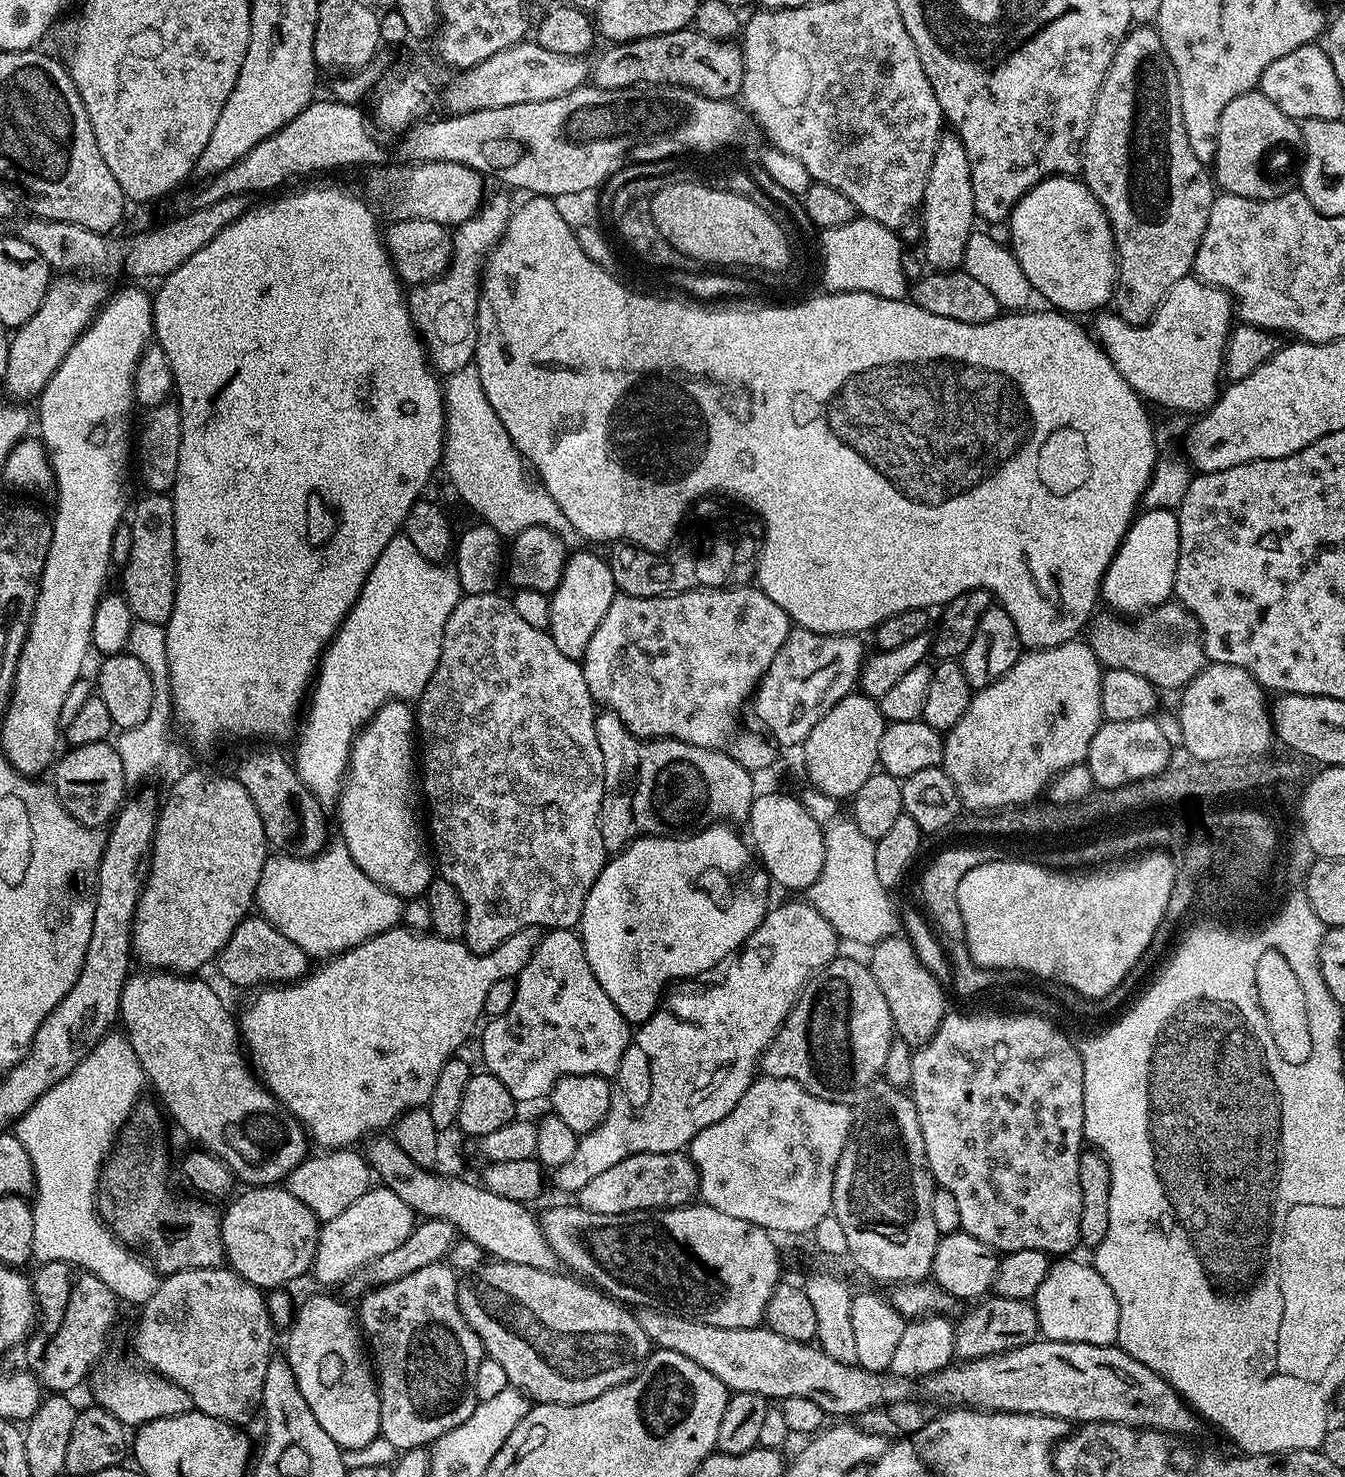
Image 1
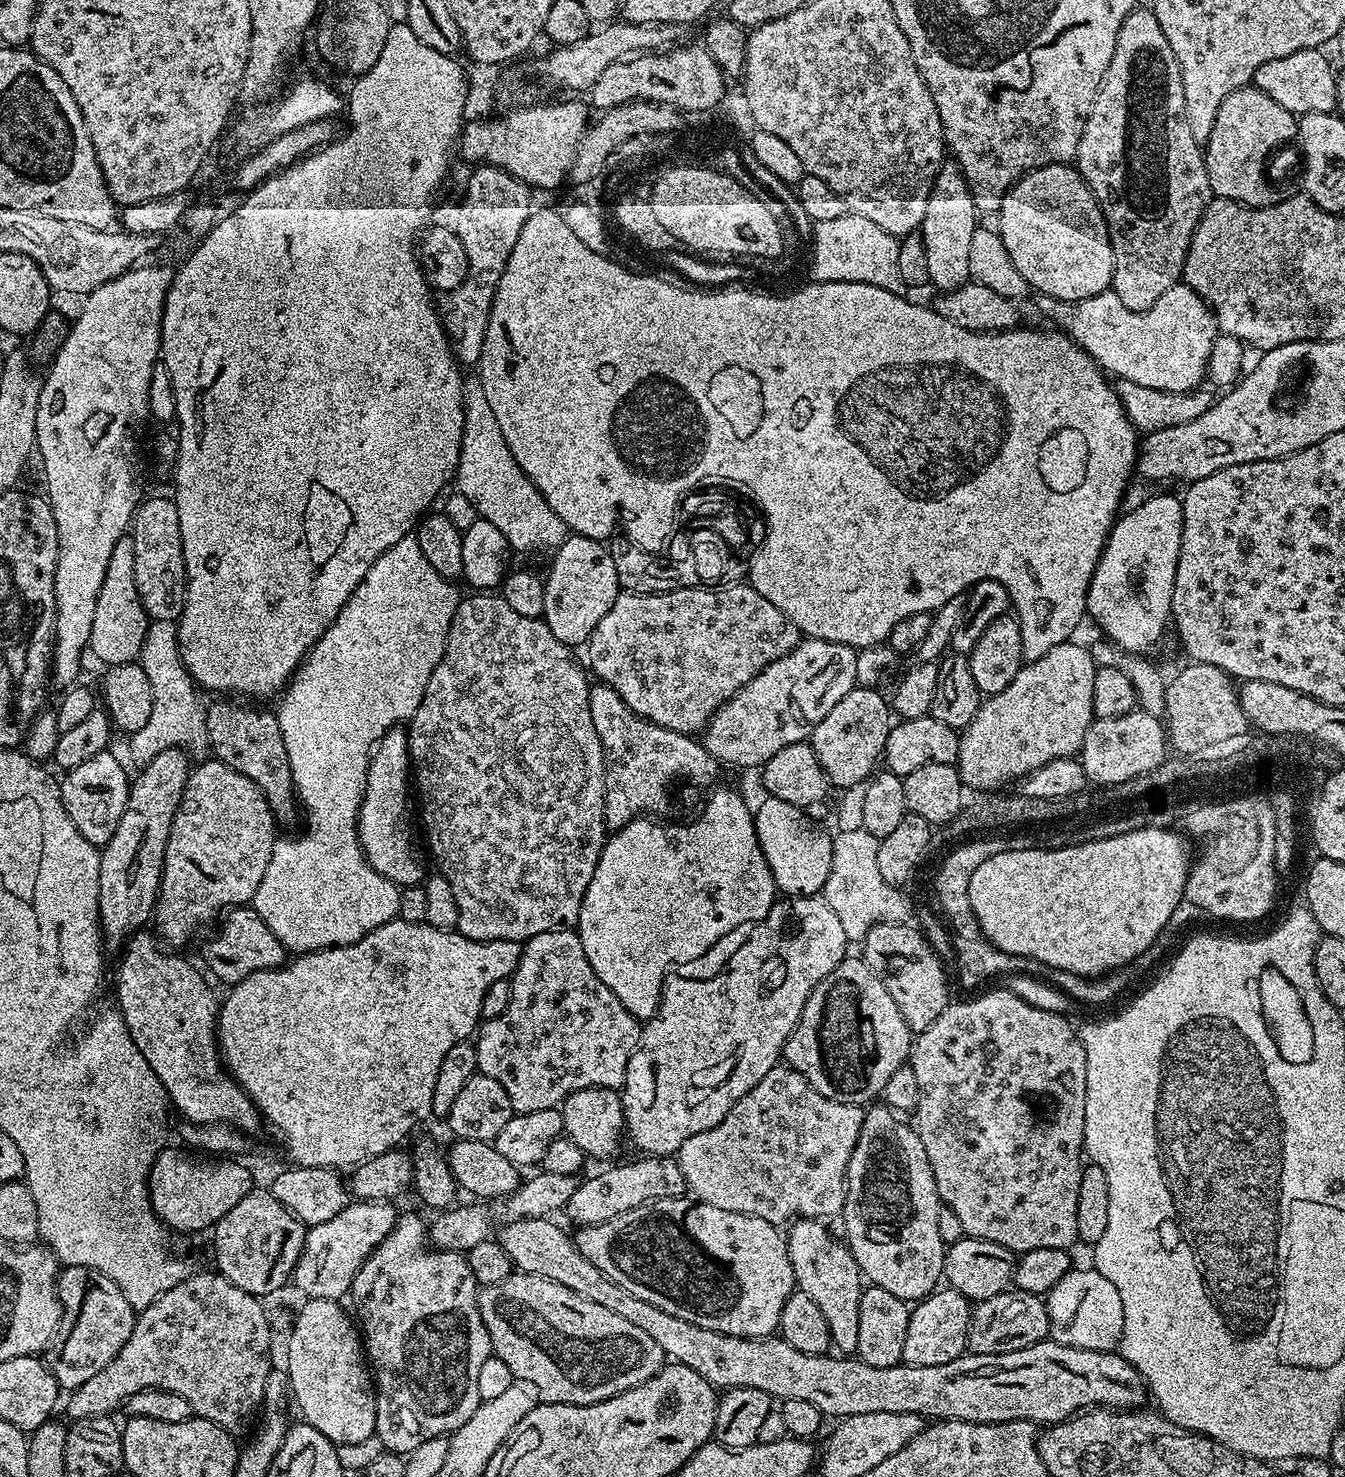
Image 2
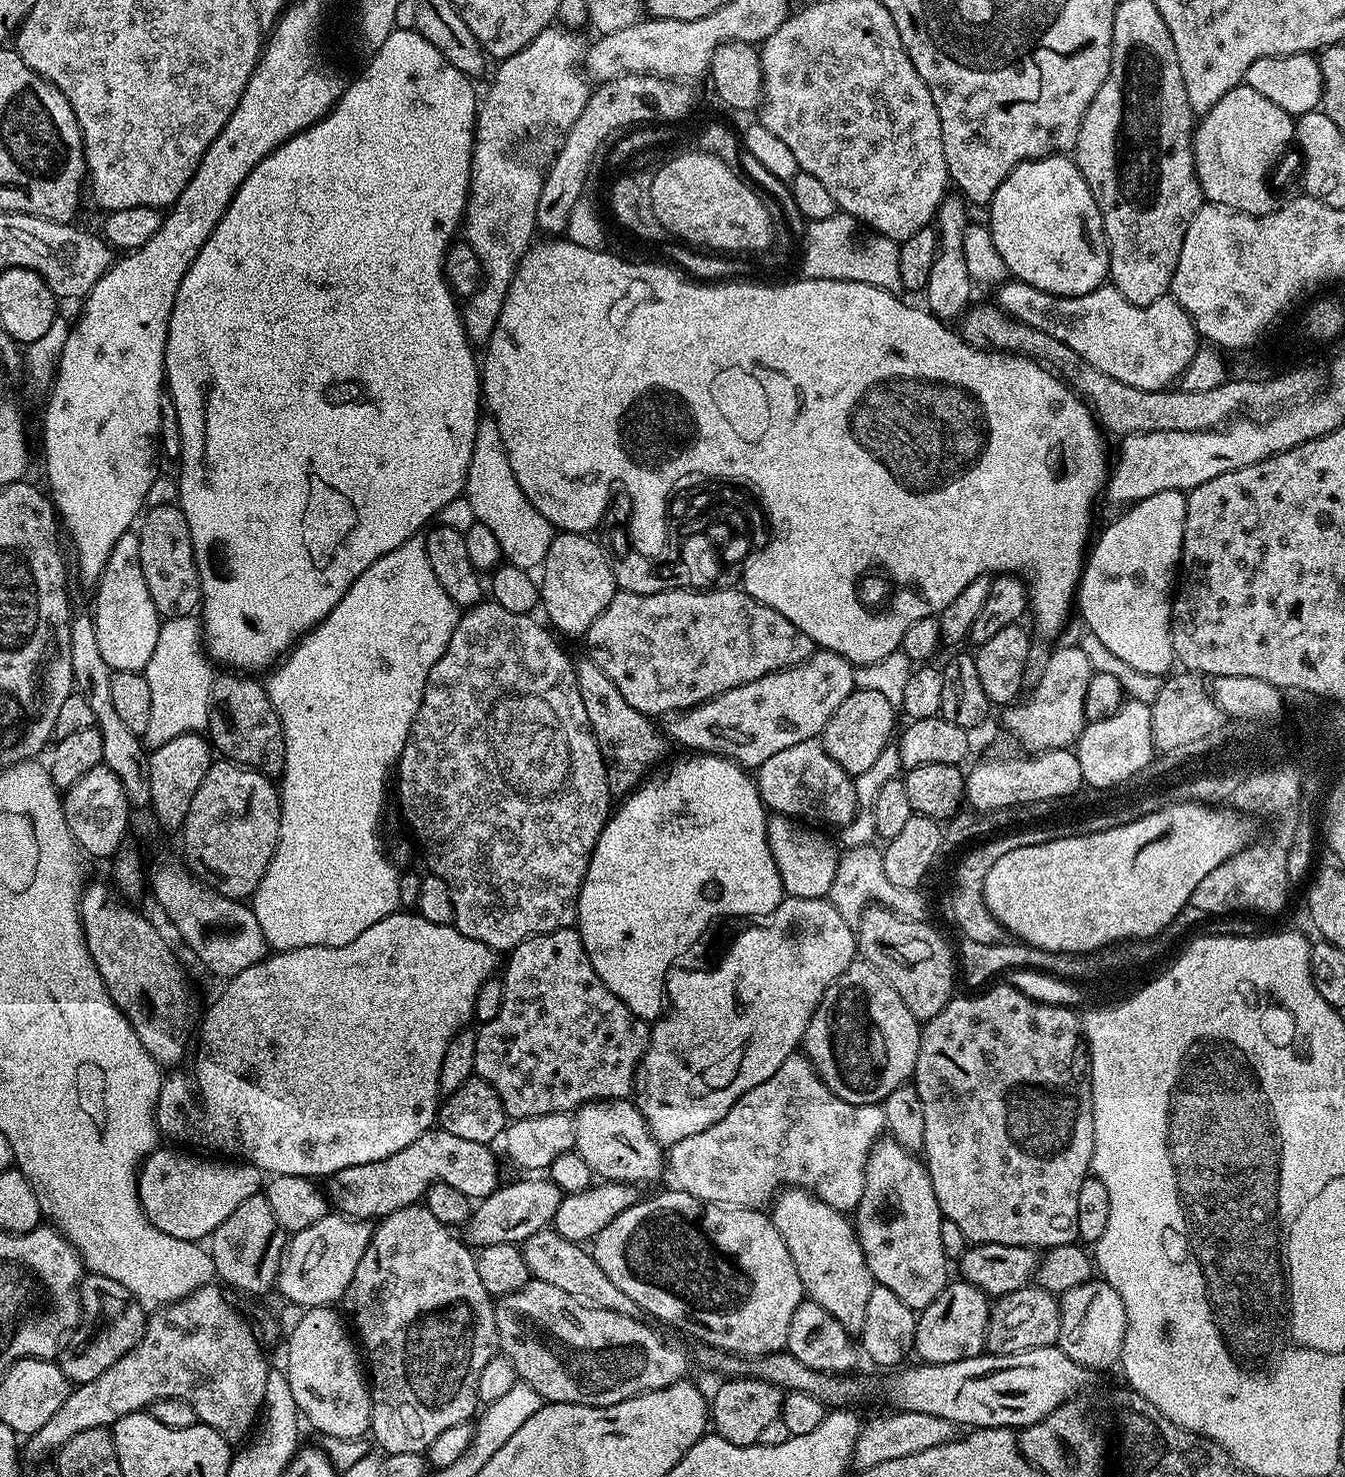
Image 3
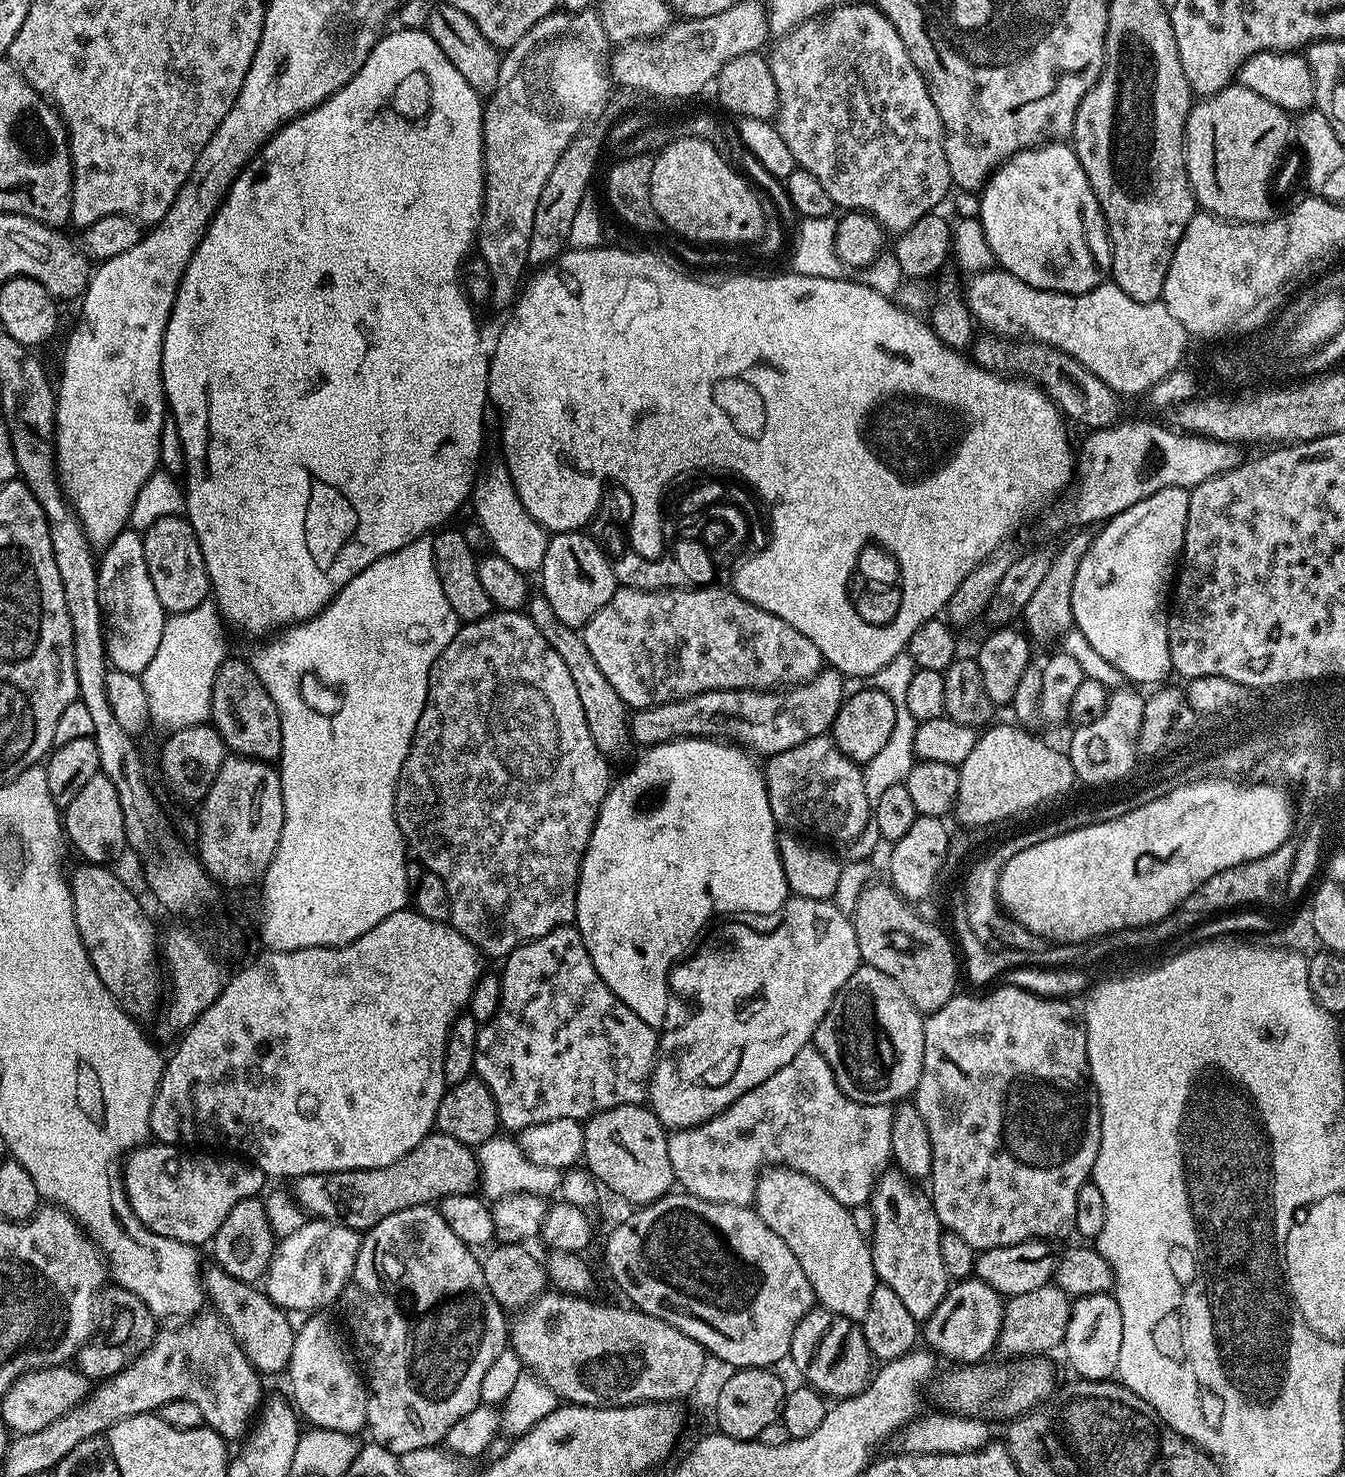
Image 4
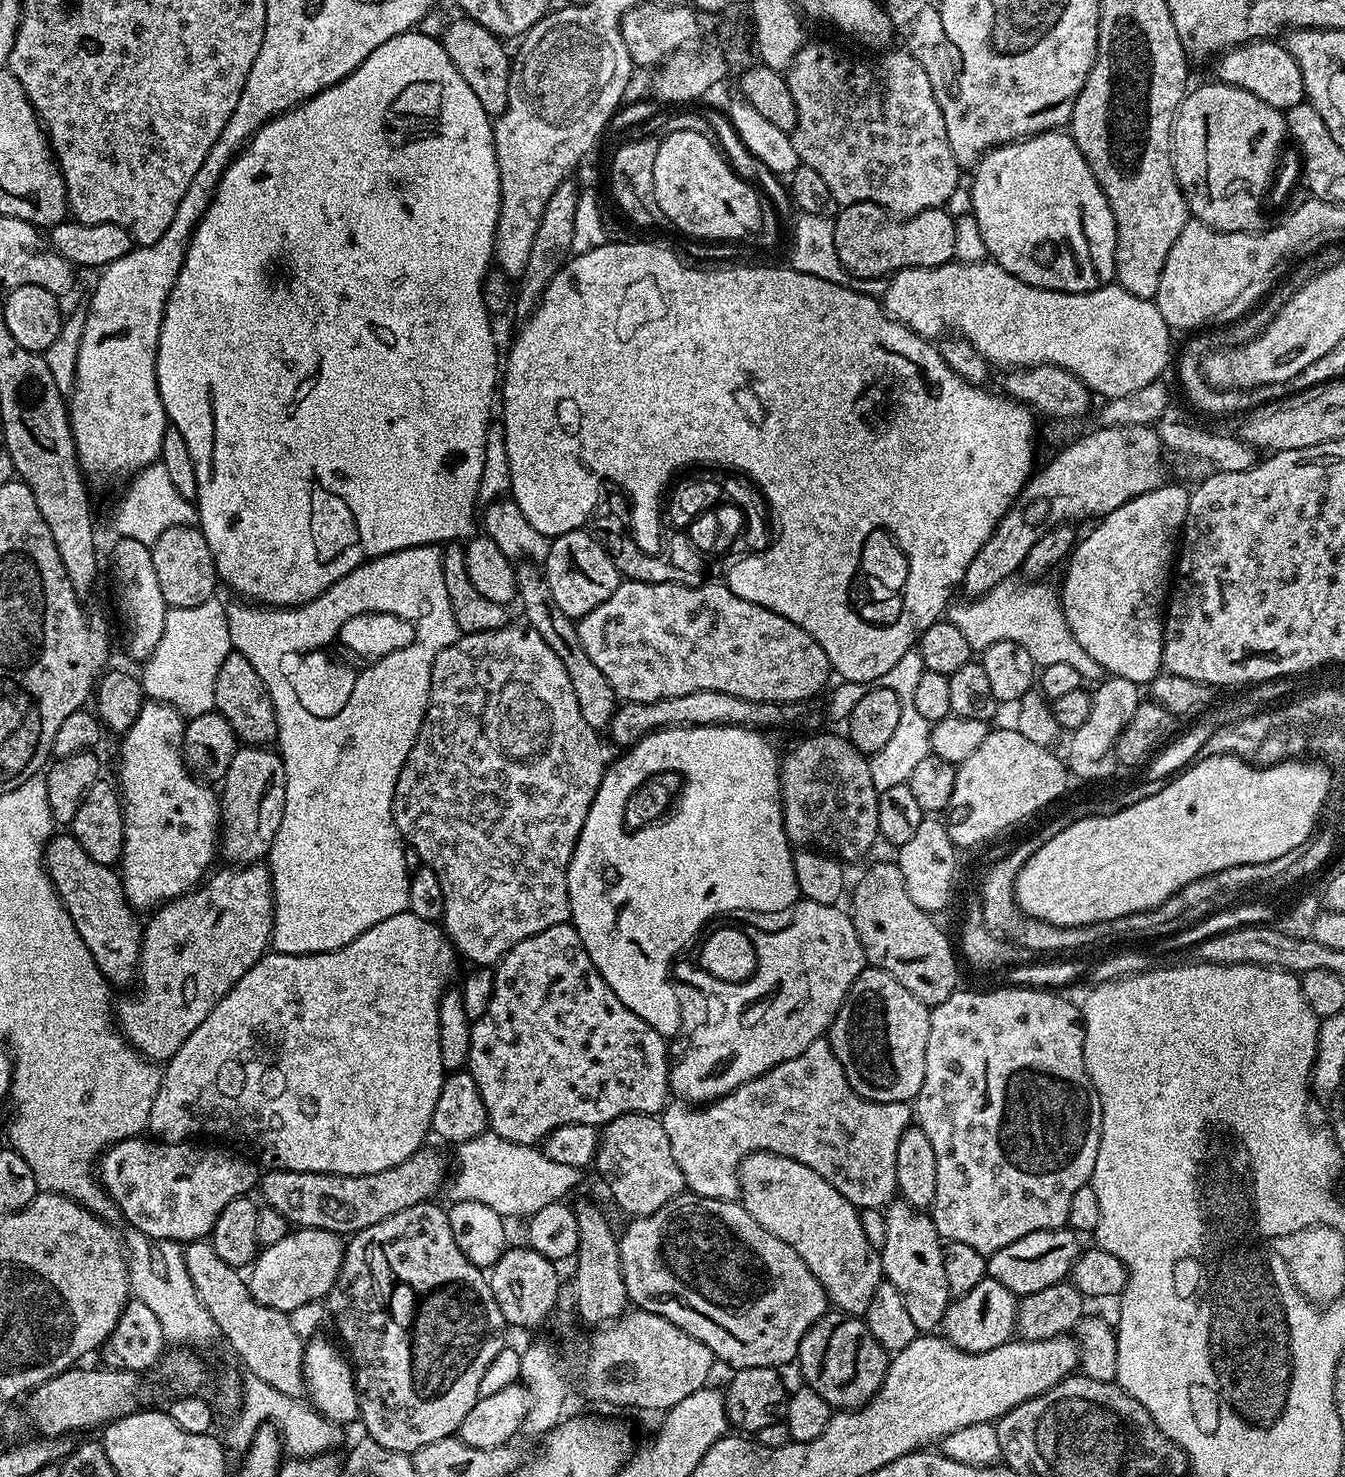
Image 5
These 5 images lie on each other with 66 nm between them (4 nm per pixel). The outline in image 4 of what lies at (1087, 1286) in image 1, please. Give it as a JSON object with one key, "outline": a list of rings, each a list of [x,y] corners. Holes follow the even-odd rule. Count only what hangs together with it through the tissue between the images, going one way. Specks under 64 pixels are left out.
{"outline":[[[1103,1292],[1075,1297],[1062,1345],[1075,1375],[1082,1380],[1112,1380],[1116,1376],[1118,1350],[1122,1350],[1122,1310],[1118,1310],[1115,1295]]]}

